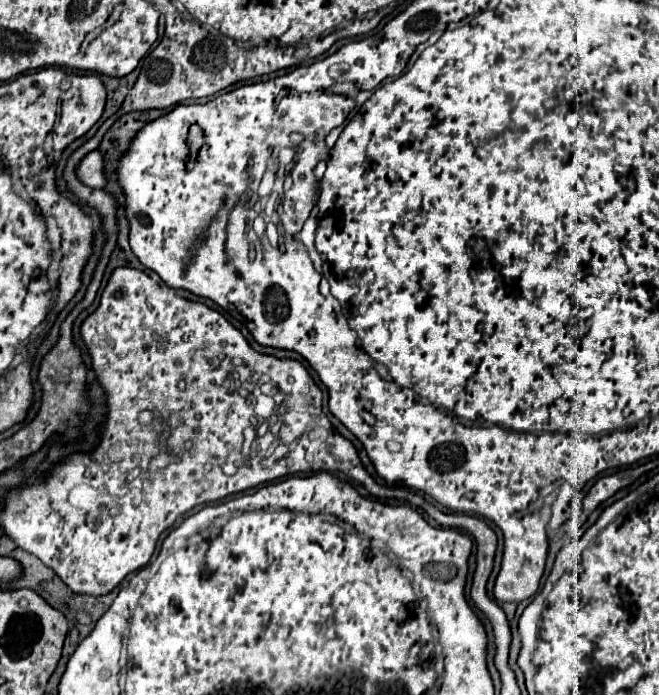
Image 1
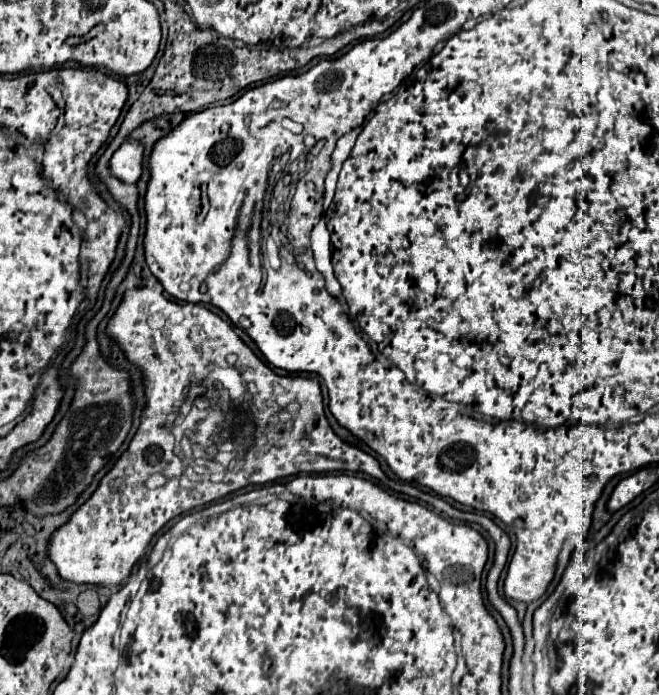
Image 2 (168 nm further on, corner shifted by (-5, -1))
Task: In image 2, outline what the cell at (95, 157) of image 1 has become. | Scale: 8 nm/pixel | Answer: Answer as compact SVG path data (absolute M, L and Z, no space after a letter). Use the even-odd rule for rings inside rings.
M133 139L123 143L111 159L111 173L125 183L137 183L143 173L143 143Z

